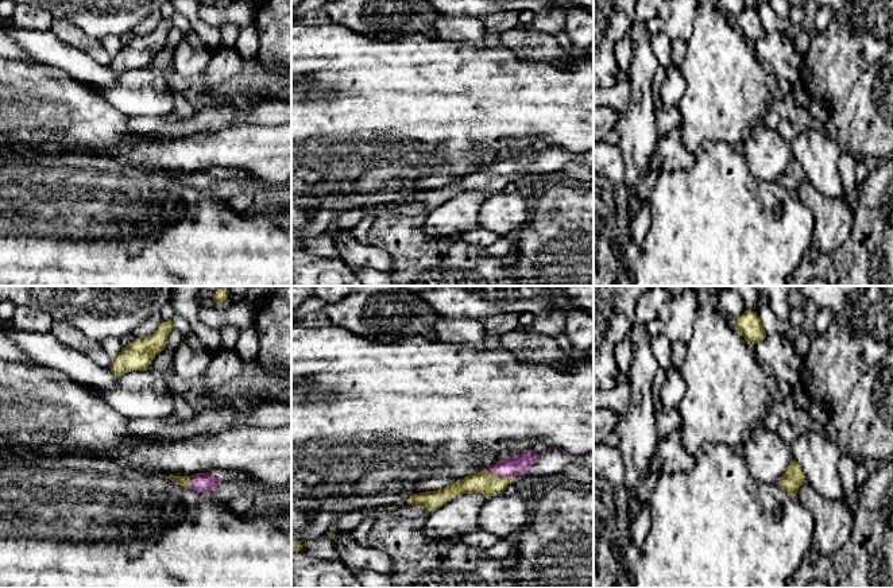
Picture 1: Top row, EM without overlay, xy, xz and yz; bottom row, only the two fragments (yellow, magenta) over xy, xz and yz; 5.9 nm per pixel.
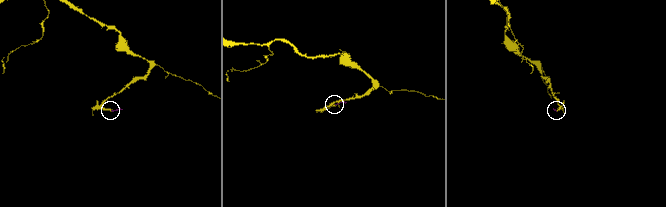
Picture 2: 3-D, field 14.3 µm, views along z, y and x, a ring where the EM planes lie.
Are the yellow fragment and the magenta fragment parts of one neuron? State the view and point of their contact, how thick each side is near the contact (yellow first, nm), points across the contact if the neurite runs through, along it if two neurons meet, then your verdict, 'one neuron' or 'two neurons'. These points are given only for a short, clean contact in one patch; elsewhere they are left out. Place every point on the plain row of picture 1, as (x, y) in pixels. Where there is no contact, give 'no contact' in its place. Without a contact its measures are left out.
meets yellow in xz at (499, 174); 140 nm thick on the yellow side, 120 nm on the other; runs through xz (484, 181), (493, 180), (499, 174), (510, 165), (520, 162); one neuron

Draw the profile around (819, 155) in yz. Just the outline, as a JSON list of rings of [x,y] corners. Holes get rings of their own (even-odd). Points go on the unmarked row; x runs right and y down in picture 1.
[[[809,120],[799,124],[797,136],[790,142],[793,156],[801,163],[805,178],[813,187],[831,198],[846,198],[846,190],[839,175],[838,163],[842,148],[824,129]]]

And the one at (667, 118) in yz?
[[[658,67],[653,78],[652,93],[656,108],[656,129],[658,139],[681,125],[677,107],[666,105],[661,98],[661,86],[666,78],[666,69]]]

